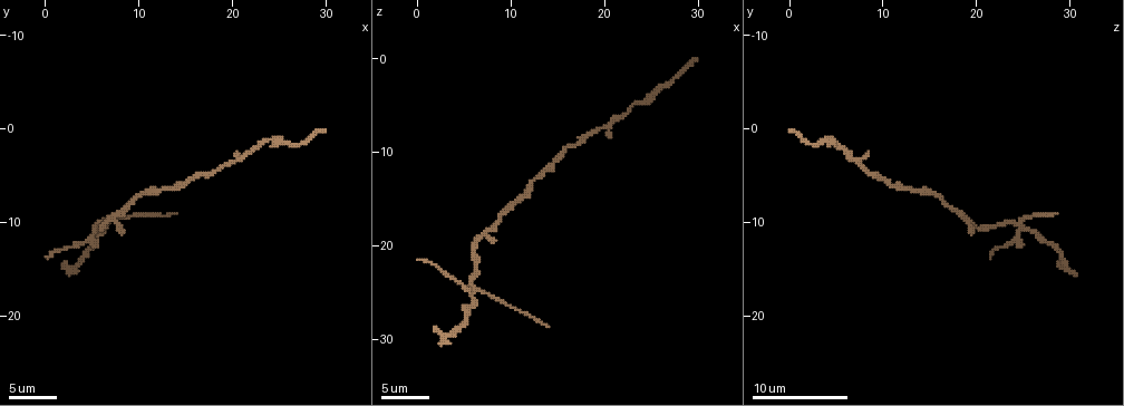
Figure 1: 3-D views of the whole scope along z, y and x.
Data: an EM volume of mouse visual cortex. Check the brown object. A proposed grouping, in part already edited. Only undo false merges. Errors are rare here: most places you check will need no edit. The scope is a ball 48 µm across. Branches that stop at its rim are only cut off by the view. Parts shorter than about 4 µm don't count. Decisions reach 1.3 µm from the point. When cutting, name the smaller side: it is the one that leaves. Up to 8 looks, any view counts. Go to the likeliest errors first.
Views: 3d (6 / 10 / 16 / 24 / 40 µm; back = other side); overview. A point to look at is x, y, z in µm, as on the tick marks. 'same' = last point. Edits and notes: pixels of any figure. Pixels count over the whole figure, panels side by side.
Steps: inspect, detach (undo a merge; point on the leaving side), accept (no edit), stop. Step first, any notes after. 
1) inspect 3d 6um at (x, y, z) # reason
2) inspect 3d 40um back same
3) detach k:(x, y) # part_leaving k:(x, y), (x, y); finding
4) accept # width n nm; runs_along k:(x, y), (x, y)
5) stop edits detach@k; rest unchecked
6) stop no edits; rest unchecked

inspect 3d 10um at (6.2, 10.2, 24.8) # four arms meet

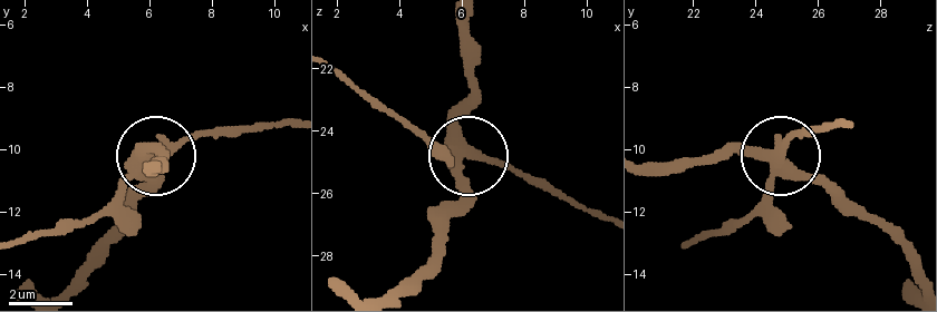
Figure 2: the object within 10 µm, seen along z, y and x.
detach 2:(116, 198) # width 350 nm; part_leaving 2:(461, 148), (506, 162), (602, 217); a second cell is stuck on

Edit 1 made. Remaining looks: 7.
inspect 3d 16um at (12.4, 6.6, 13.2)

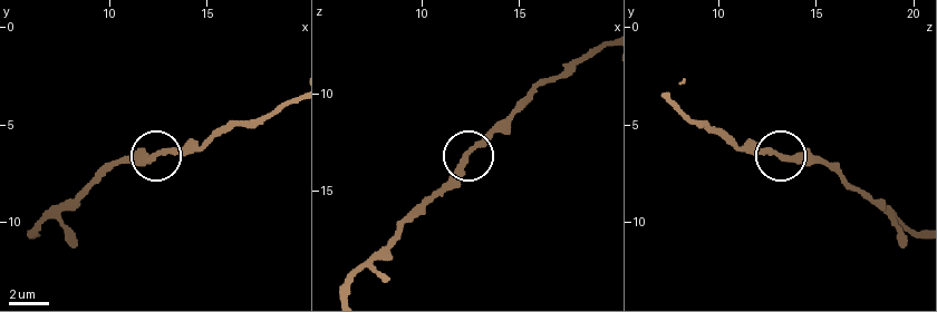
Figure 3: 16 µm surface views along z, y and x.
accept # continuous, no second cell

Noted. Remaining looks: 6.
inspect overview

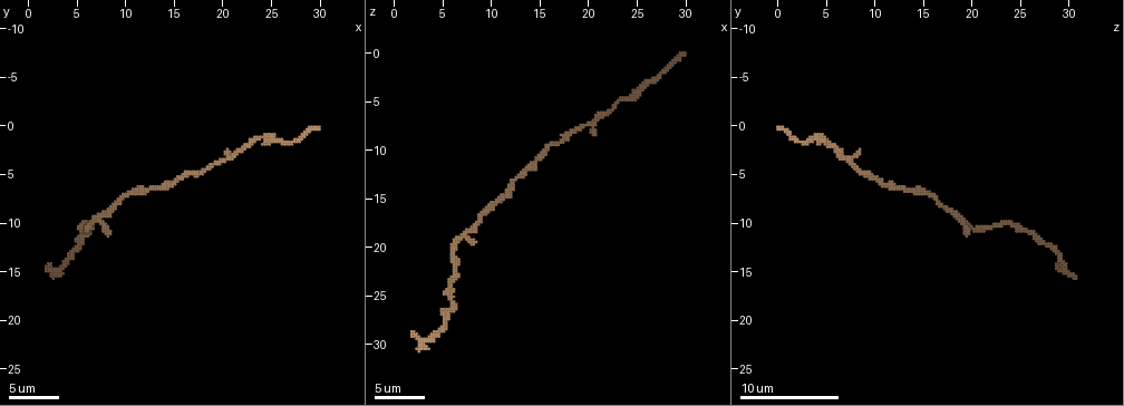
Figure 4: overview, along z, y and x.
inspect 3d 16um at (25.6, 1.6, 3.4) # calibre changes

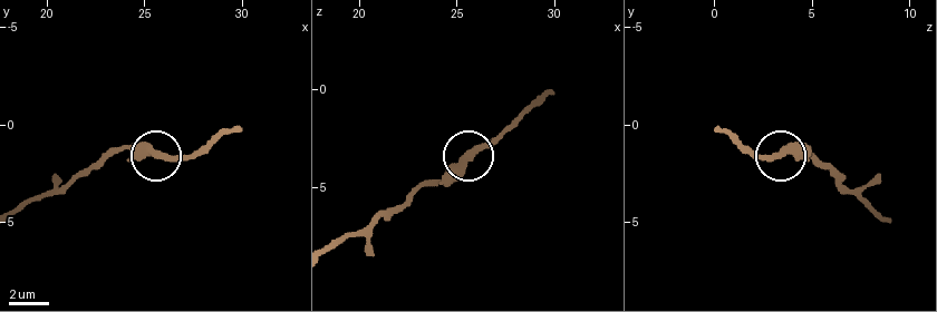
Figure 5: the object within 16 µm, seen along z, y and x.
accept # runs_along 5:(334, 247), (373, 228), (506, 126); one cell here

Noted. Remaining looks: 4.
inspect 3d 16um at (8.2, 8.8, 17.8) # thick turns thin

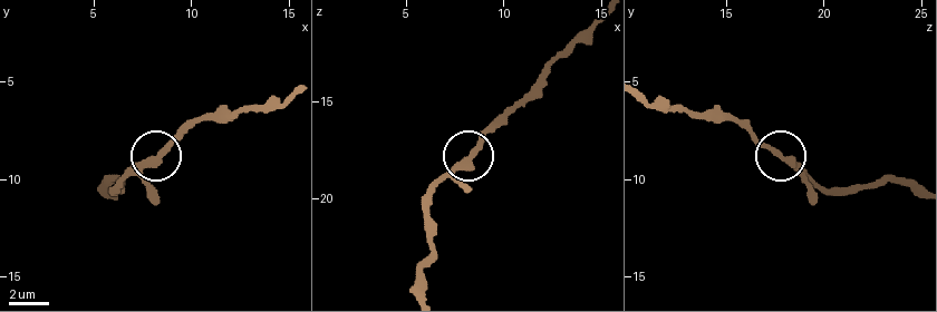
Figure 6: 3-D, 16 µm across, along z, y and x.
accept # width 320 nm; runs_along 6:(235, 111), (205, 113), (172, 145), (141, 162), (122, 179); one cell here

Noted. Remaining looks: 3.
stop edits detach@2; rest unchecked

